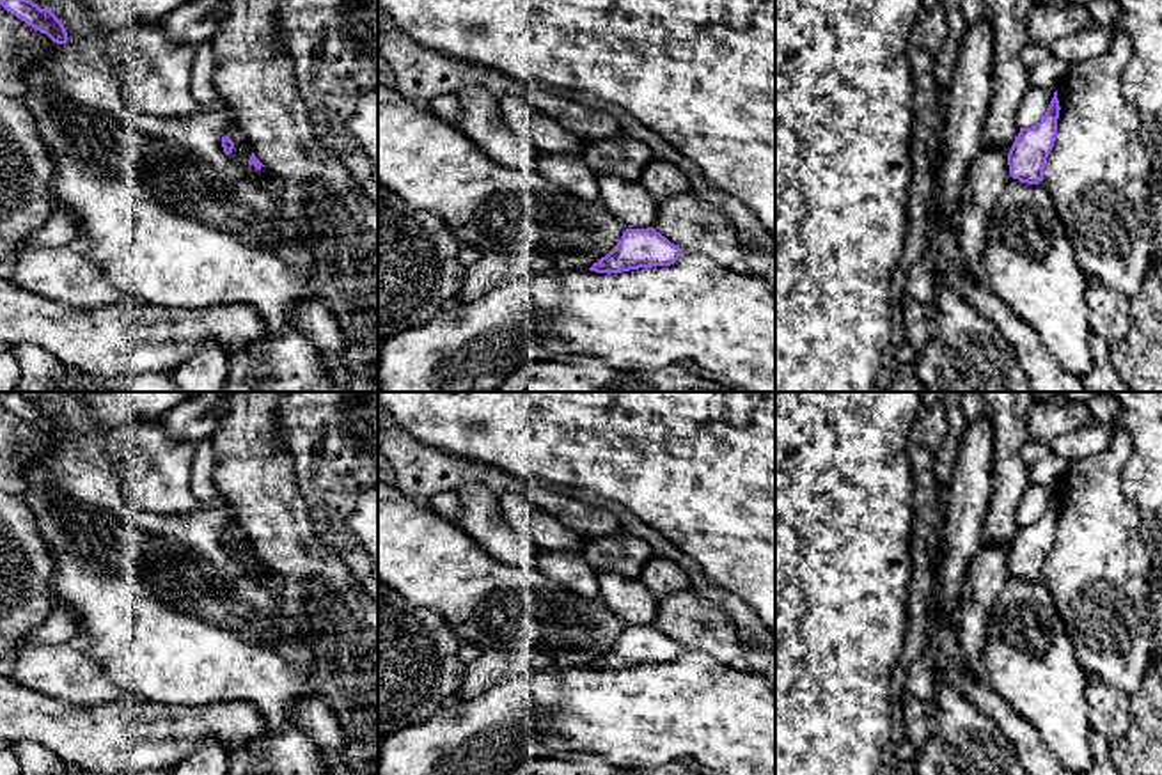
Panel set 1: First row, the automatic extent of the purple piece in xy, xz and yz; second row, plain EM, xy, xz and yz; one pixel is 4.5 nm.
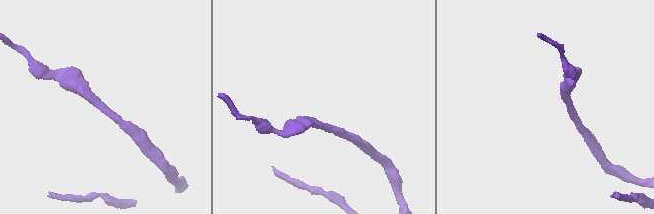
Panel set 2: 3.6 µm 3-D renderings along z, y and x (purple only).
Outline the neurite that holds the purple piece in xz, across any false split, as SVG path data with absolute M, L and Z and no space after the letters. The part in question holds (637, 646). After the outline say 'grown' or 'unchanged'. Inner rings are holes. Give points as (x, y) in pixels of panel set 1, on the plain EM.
M653 624L626 626L617 642L589 667L596 670L621 670L639 665L671 663L683 647Z; unchanged

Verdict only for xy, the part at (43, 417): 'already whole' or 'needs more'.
already whole

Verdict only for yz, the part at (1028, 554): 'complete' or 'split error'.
complete

